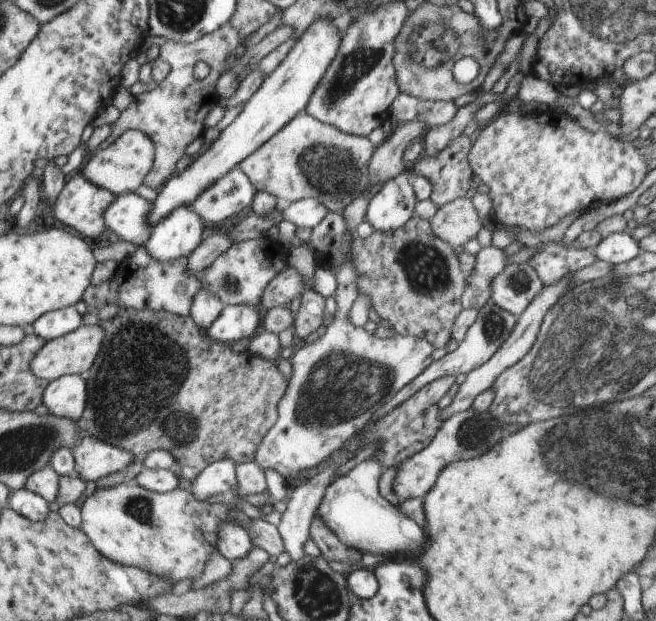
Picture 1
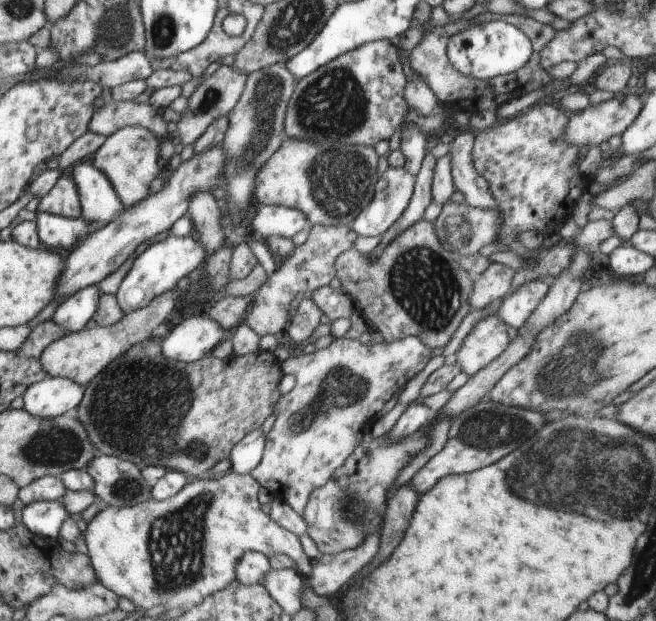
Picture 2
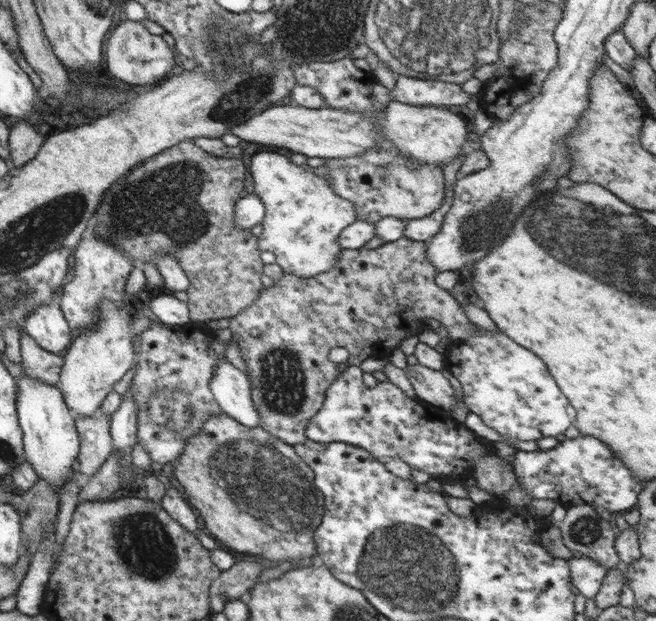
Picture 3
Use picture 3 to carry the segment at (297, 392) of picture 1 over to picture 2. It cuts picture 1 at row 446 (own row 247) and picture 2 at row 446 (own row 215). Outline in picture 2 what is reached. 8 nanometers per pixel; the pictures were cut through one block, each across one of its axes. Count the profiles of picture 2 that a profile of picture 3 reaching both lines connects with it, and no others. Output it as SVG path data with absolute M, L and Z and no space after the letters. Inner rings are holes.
M416 336L368 344L362 344L358 338L344 337L309 354L294 351L280 365L284 375L294 376L295 386L290 392L281 394L276 403L276 420L267 434L262 458L250 475L275 498L280 498L292 506L294 512L304 516L310 495L332 478L334 471L346 462L362 439L369 435L373 423L383 414L386 402L396 394L401 394L406 383L422 372L431 358L432 349Z

